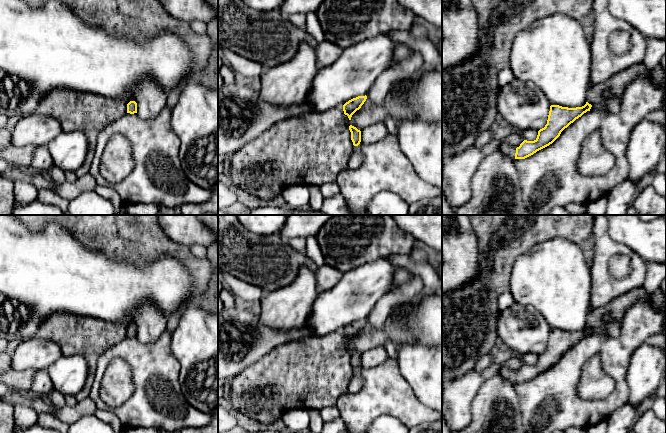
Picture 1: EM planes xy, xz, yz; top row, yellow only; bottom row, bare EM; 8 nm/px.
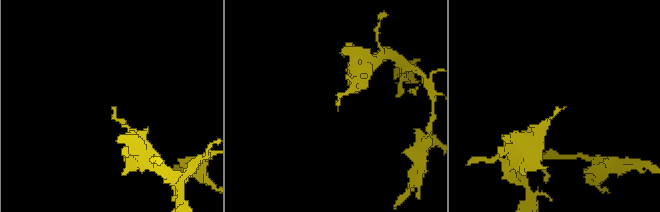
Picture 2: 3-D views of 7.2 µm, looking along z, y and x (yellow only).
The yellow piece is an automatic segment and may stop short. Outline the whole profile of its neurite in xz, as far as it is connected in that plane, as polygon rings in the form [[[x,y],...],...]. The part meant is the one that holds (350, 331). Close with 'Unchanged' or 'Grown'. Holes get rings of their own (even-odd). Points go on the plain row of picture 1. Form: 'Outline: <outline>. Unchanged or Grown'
Outline: [[[358,320],[346,326],[343,329],[344,338],[348,340],[349,344],[351,344],[352,339],[361,332],[361,330],[366,325],[367,320]]]. Unchanged

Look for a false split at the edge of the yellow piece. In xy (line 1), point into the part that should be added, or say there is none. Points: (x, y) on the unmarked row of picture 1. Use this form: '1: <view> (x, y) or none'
1: none

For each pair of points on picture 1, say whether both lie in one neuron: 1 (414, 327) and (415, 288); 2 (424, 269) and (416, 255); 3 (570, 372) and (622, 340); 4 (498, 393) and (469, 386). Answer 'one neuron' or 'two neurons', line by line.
1: two neurons
2: two neurons
3: one neuron
4: two neurons

